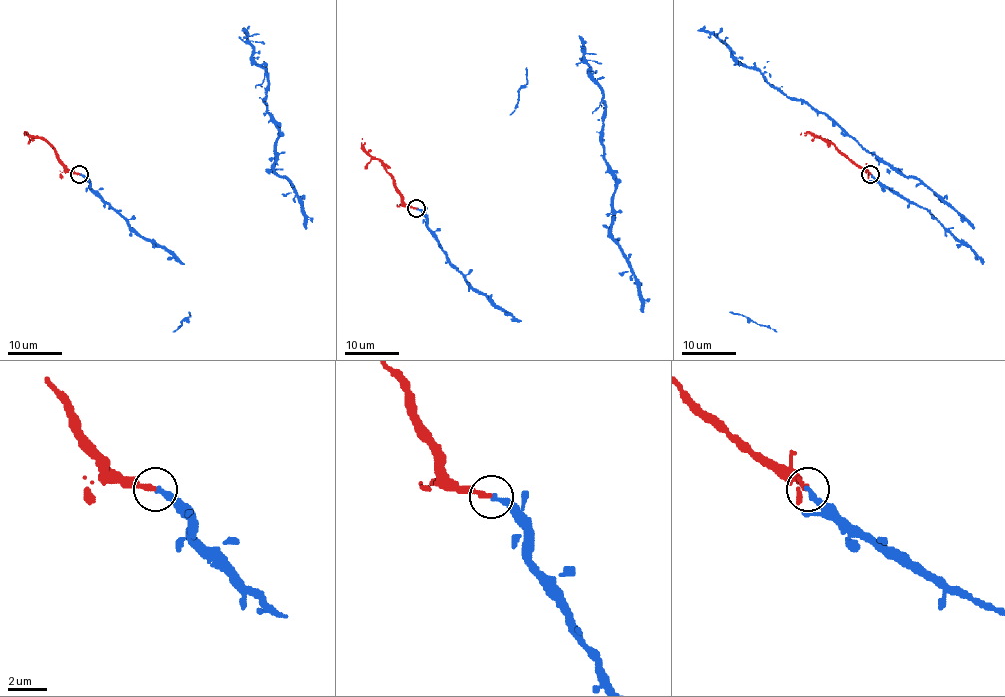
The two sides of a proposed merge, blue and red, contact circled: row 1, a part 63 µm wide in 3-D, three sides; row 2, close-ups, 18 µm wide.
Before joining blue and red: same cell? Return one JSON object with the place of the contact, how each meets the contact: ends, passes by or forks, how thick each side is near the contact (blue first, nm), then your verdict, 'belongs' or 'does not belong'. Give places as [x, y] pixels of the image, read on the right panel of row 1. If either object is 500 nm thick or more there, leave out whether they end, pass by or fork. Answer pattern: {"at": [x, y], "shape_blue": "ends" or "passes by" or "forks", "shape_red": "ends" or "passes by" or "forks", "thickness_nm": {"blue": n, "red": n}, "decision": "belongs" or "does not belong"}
{"at": [870, 174], "shape_blue": "ends", "shape_red": "ends", "thickness_nm": {"blue": 320, "red": 300}, "decision": "belongs"}

